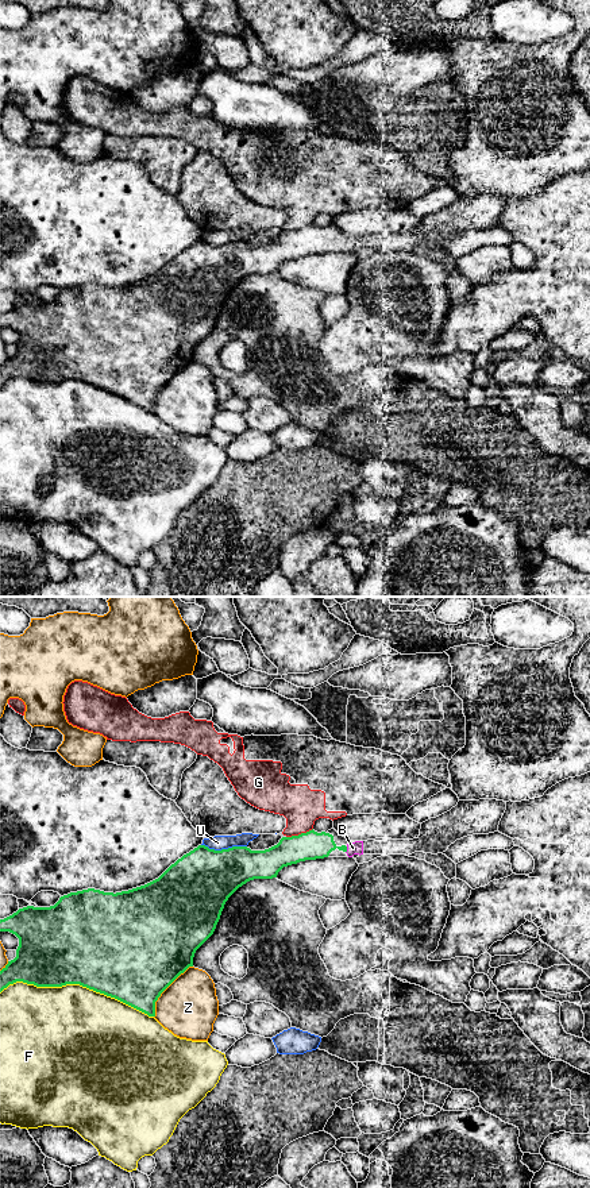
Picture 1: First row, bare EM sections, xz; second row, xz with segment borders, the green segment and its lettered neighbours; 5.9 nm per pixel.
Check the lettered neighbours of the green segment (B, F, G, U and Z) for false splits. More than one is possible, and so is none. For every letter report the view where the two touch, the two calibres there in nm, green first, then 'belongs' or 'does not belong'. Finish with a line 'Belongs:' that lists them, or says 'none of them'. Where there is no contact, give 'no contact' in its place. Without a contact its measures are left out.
B: xz | 170/80 nm | belongs
F: xz | 500/480 nm | does not belong
G: xz | 170/240 nm | does not belong
U: xz | 380/90 nm | does not belong
Z: xz | 500/360 nm | does not belong
Belongs: B

